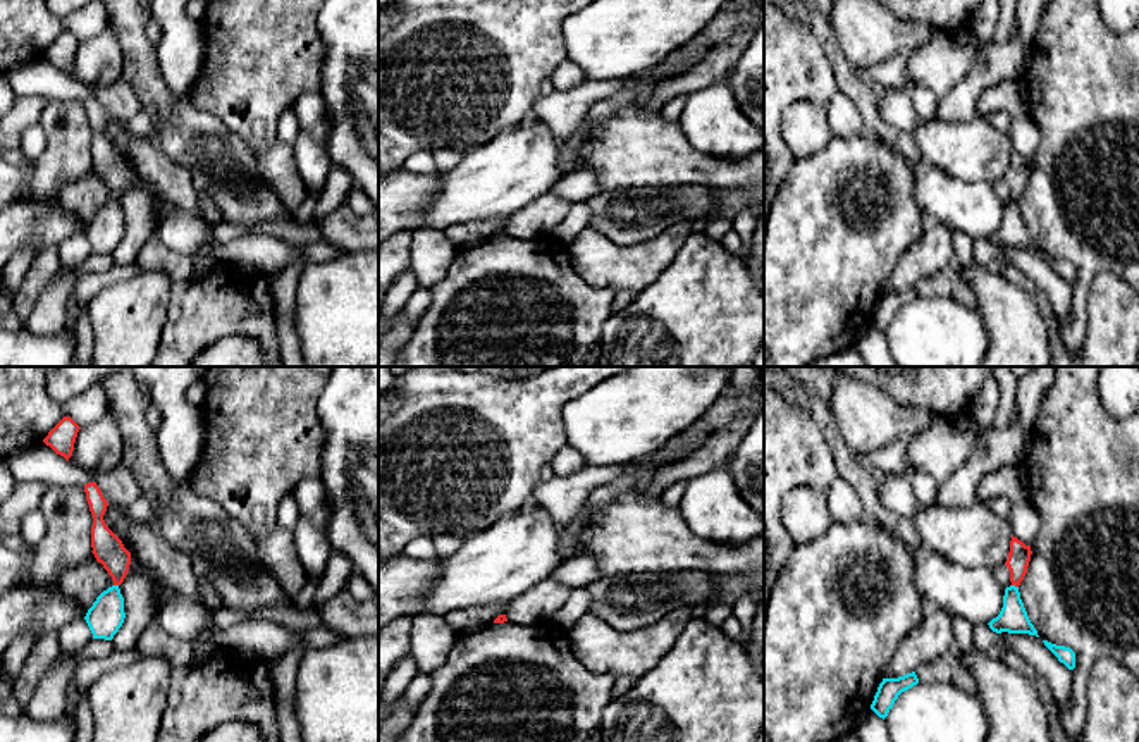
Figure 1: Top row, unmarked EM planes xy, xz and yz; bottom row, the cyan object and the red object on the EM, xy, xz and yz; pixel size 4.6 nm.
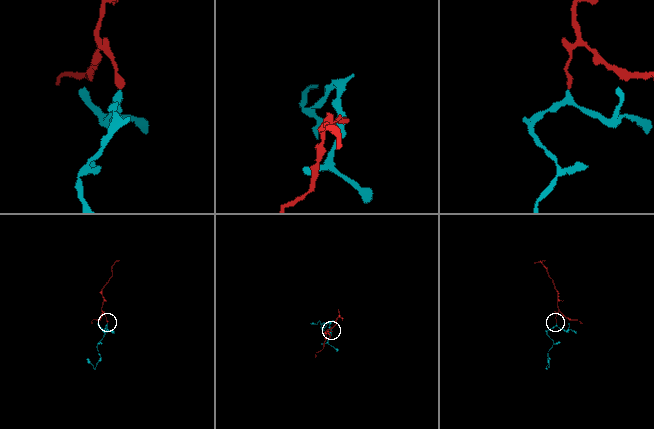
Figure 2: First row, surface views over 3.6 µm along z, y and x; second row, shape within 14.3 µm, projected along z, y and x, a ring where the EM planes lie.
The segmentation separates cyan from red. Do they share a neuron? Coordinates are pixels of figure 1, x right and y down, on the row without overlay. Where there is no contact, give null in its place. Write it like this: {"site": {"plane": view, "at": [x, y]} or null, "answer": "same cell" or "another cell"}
{"site": {"plane": "yz", "at": [1014, 200]}, "answer": "another cell"}

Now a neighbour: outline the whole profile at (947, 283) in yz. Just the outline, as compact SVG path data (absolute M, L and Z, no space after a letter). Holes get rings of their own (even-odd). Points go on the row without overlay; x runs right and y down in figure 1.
M948 265L936 274L920 279L915 284L919 296L941 296L951 298L965 306L977 306L977 298L969 284L962 279L960 272Z

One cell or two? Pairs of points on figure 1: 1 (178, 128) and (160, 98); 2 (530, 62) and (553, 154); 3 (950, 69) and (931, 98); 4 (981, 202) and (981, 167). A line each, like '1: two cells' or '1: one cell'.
1: one cell
2: two cells
3: two cells
4: two cells

